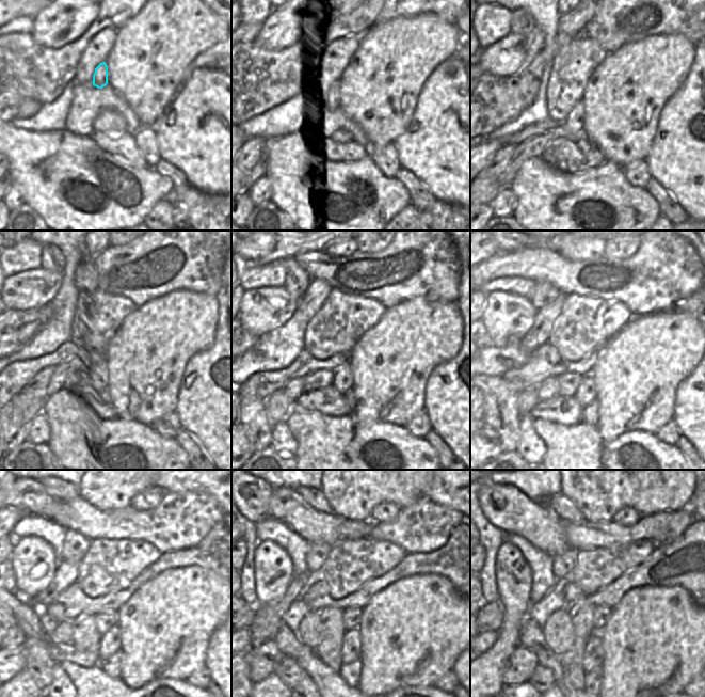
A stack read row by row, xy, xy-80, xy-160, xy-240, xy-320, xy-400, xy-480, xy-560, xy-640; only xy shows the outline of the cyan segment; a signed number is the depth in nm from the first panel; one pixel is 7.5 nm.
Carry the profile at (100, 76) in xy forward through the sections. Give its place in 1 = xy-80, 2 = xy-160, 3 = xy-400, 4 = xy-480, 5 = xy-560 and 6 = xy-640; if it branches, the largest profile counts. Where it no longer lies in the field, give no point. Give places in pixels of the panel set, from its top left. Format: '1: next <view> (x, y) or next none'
1: next xy-80 (338, 101)
2: next xy-160 (574, 123)
3: next xy-400 (586, 393)
4: next xy-480 (110, 642)
5: next xy-560 (351, 650)
6: next xy-640 (593, 651)

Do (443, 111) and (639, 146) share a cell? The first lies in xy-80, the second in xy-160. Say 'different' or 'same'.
different

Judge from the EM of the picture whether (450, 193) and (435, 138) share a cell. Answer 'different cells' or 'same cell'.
same cell

